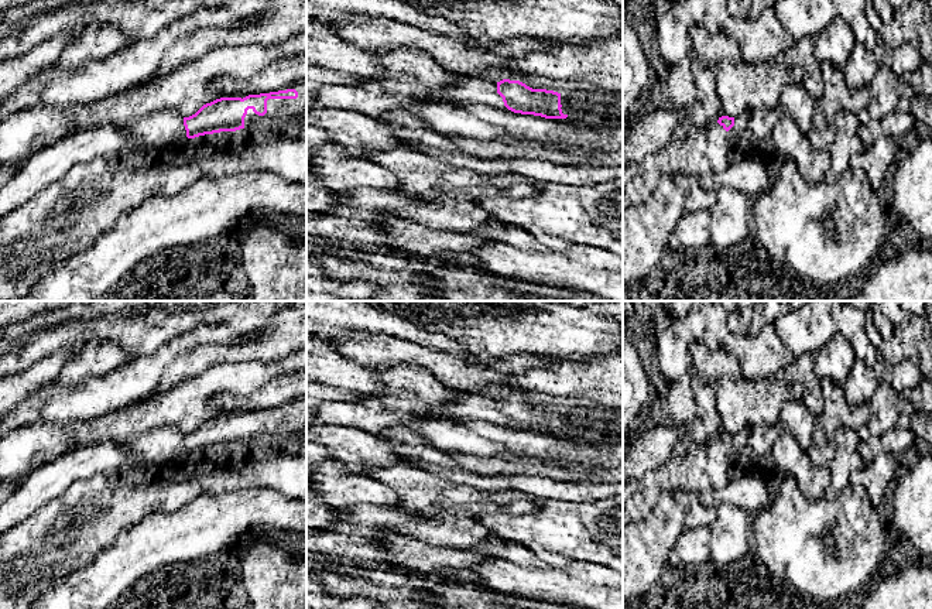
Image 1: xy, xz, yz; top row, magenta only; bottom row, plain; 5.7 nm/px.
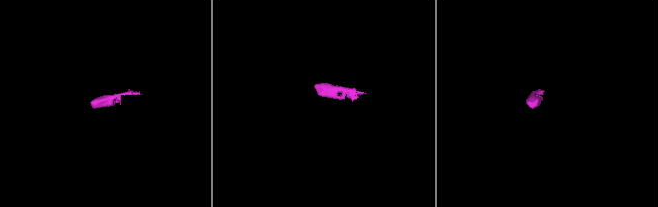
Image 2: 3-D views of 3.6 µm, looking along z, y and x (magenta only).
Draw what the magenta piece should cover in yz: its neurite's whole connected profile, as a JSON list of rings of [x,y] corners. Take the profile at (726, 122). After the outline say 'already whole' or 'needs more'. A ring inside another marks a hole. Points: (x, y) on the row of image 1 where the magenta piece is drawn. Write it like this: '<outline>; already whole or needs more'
[[[722,116],[719,117],[717,123],[726,130],[730,140],[741,140],[744,137],[746,116]]]; needs more

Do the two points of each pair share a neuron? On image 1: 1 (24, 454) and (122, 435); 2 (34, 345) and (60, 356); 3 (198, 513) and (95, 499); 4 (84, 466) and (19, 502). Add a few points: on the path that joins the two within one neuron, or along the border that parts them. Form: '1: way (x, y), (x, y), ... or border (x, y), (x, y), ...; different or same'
1: way (48, 435), (98, 433); same
2: border (48, 352), (28, 368); different
3: border (202, 493), (171, 512), (158, 513); different
4: way (68, 468), (34, 492); same

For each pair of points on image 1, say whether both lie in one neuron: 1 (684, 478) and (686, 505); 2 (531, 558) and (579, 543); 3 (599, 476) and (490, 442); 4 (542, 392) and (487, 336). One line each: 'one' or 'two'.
1: two
2: two
3: two
4: two

